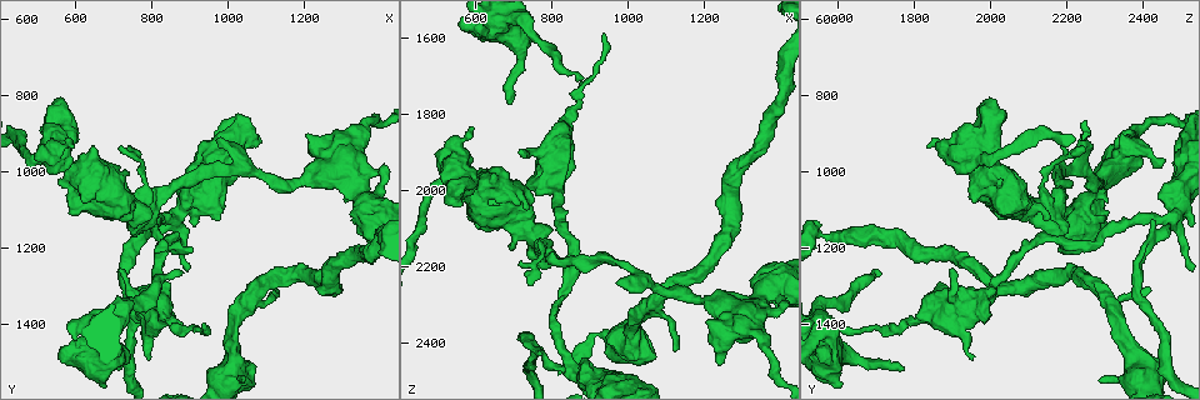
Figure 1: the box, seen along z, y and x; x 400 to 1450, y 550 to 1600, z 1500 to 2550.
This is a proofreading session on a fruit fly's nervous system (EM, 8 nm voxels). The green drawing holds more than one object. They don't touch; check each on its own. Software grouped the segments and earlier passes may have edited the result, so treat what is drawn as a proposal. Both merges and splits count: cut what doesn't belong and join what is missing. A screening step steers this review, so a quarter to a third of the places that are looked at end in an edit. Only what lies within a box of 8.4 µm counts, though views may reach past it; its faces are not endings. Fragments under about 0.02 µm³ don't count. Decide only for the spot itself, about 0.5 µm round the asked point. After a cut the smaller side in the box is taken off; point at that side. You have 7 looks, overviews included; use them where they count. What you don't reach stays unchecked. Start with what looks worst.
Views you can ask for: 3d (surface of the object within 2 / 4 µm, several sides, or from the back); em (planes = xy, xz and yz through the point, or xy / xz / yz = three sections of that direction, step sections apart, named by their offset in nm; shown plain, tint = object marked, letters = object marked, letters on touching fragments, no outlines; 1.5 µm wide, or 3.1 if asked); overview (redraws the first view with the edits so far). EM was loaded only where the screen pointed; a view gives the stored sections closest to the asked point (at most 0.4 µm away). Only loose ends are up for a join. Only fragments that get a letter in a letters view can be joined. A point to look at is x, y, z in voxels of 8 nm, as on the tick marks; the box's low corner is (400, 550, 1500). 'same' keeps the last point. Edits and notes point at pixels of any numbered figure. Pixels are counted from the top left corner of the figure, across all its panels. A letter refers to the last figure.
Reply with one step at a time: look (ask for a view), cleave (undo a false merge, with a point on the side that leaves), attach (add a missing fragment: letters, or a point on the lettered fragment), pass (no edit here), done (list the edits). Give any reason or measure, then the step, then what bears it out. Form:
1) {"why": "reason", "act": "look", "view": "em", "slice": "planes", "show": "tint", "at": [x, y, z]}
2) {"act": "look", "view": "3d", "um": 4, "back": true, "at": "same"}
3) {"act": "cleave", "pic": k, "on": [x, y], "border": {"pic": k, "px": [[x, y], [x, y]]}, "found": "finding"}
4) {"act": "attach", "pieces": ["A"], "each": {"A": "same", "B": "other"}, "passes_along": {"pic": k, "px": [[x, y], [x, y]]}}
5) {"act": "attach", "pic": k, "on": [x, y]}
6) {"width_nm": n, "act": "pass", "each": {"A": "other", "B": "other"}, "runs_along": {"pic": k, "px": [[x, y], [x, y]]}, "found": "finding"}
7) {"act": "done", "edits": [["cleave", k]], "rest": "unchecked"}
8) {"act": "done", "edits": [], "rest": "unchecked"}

{"why": "branch stops here", "act": "look", "view": "3d", "um": 2, "at": [885, 1270, 1705]}

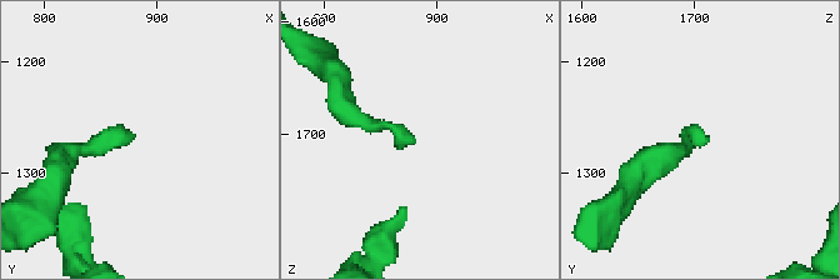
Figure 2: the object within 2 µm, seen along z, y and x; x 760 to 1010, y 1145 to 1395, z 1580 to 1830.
{"why": "now the EM", "act": "look", "view": "em", "slice": "xy", "step": 8, "show": "letters", "at": [876, 1272, 1710]}

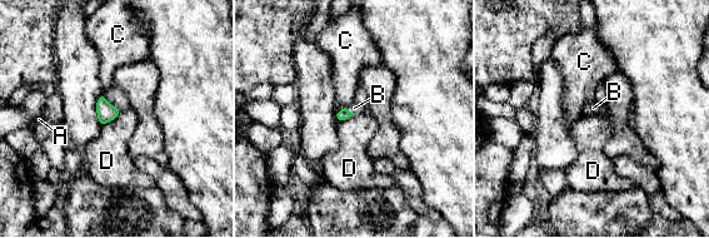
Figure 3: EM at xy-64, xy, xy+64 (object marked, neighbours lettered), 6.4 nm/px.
{"act": "look", "view": "em", "slice": "planes", "show": "letters", "at": "same"}

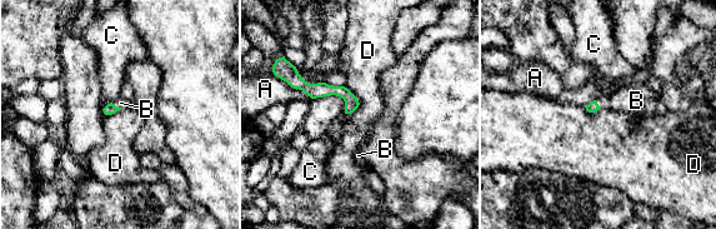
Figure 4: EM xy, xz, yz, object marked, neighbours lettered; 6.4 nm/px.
{"act": "attach", "pieces": ["B"], "each": {"A": "other", "B": "same", "C": "other", "D": "other"}, "found": "it goes on there"}

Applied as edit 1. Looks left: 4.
{"why": "thick turns thin", "act": "look", "view": "3d", "um": 2, "at": [855, 1120, 2480]}

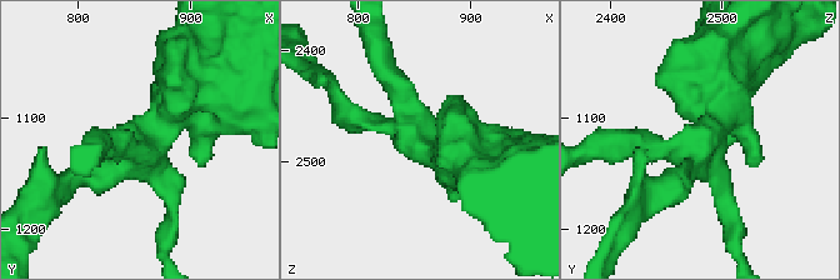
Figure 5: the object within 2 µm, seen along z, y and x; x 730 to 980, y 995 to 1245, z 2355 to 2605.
{"act": "look", "view": "em", "slice": "planes", "show": "letters", "at": [846, 1124, 2474]}

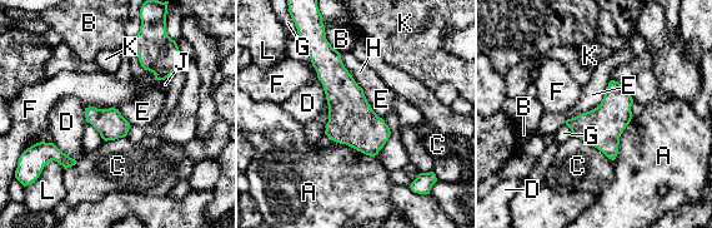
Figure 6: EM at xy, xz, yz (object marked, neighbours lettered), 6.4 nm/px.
{"width_nm": 180, "longest_contact_nm": ["E", 380], "act": "pass", "each": {"A": "other", "B": "other", "C": "other", "D": "other", "E": "other", "F": "other", "G": "other", "H": "other", "J": "other", "K": "other", "L": "other"}, "found": "continuous, no second neuron"}

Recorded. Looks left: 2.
{"why": "branch stops here", "act": "look", "view": "em", "slice": "planes", "show": "letters", "at": [1110, 1305, 2420]}

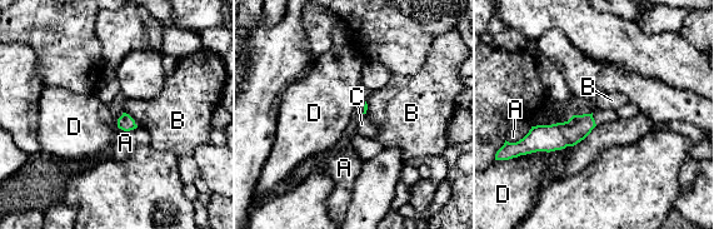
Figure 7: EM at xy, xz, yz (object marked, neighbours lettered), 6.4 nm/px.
{"act": "attach", "pieces": ["C"], "each": {"A": "other", "B": "other", "C": "same", "D": "other"}, "passes_along": {"pic": 7, "px": [[559, 135], [593, 119], [600, 117]]}, "found": "it goes on there"}

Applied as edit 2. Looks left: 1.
{"act": "done", "edits": [["attach", 4], ["attach", 7]], "rest": "unchecked"}

